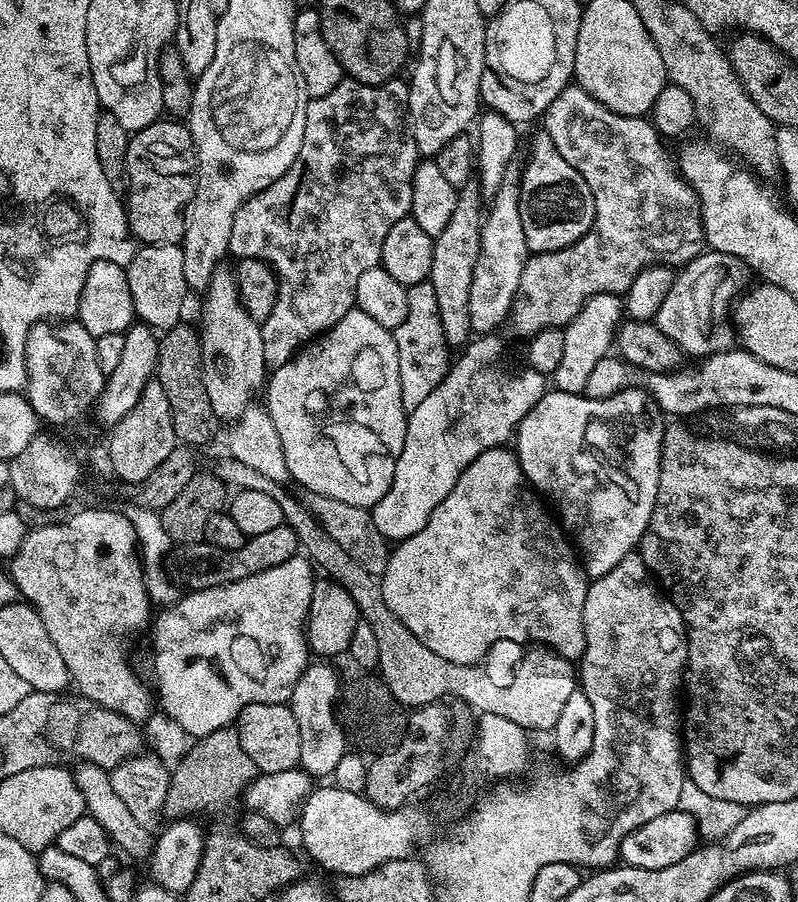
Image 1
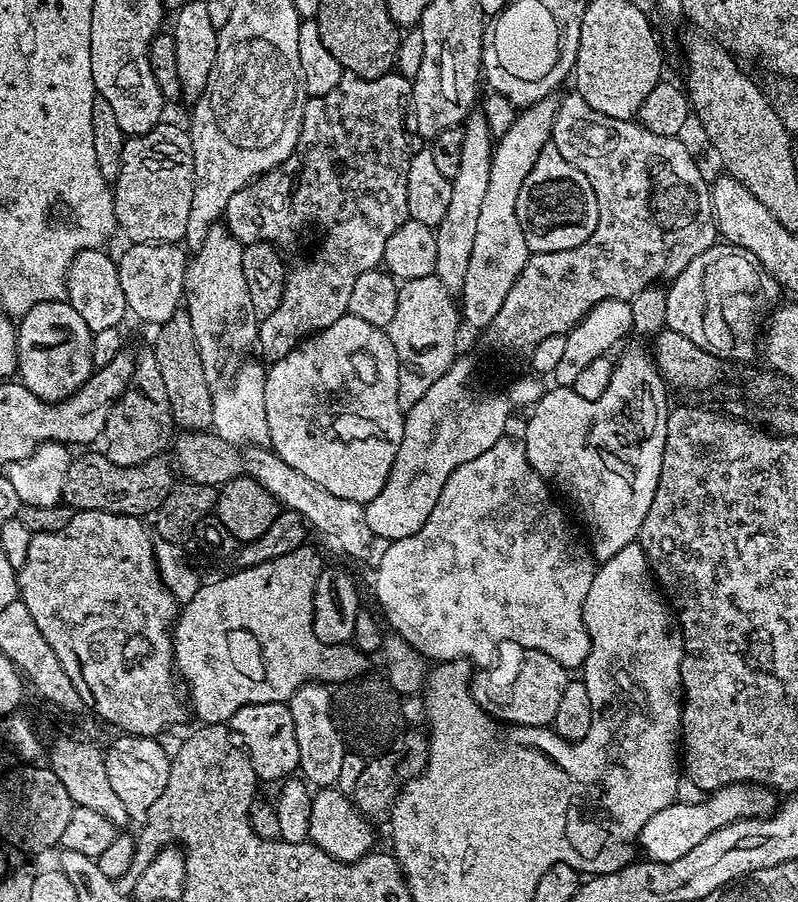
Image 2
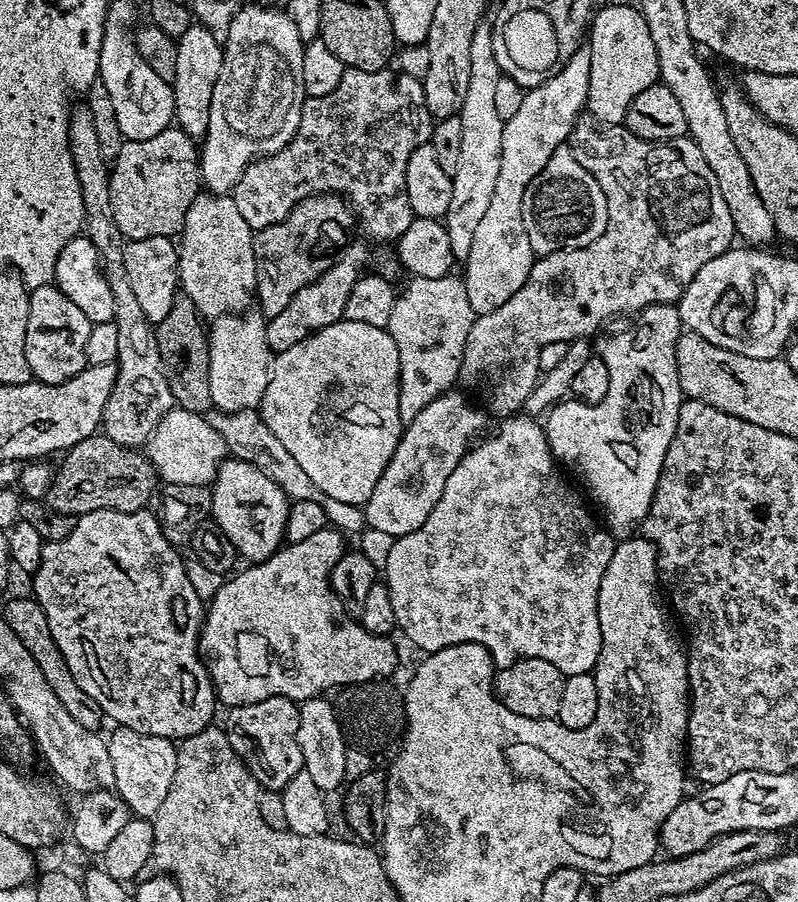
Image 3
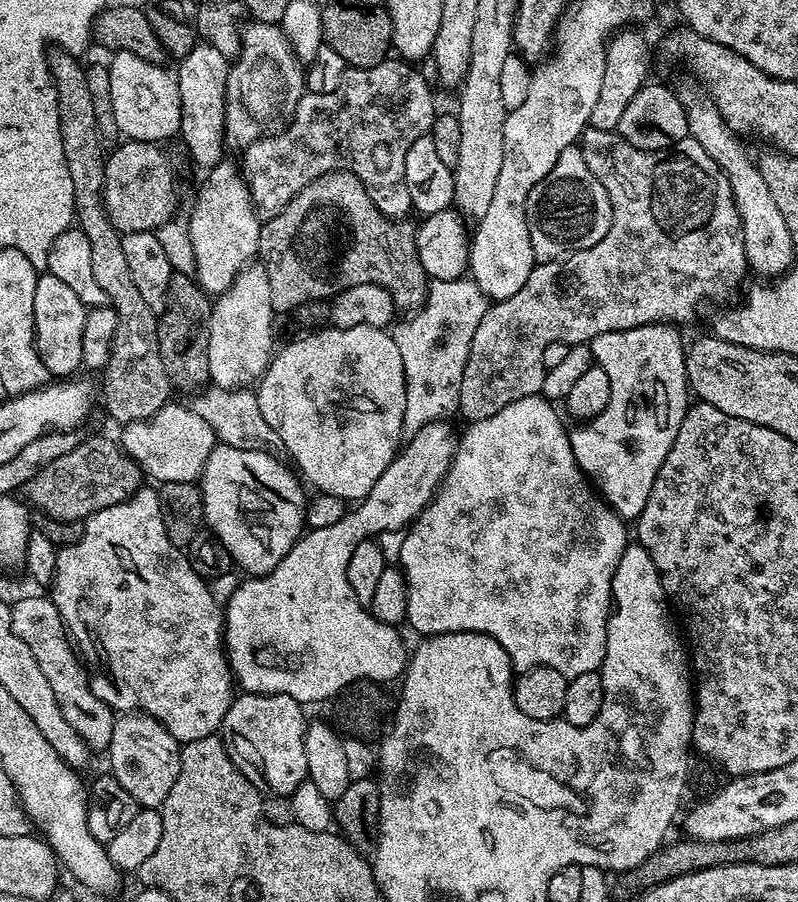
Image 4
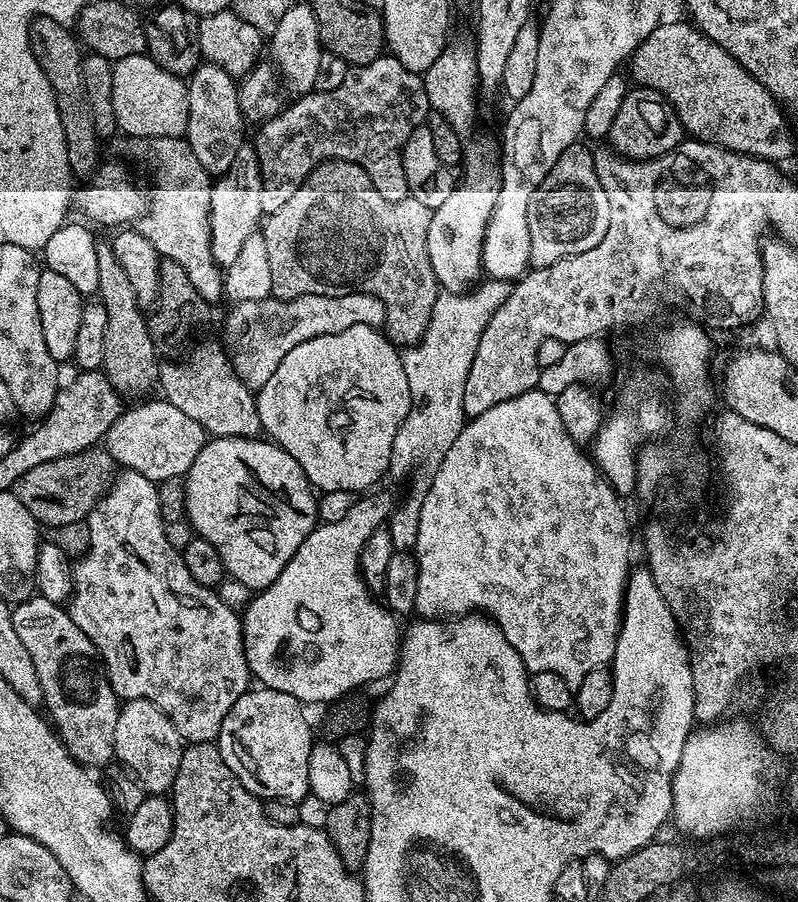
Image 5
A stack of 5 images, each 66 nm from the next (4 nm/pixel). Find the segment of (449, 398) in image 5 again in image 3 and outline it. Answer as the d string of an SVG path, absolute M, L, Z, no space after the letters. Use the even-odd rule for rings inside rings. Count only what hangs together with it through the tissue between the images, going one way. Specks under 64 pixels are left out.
M449 274L442 278L412 276L409 281L404 292L402 288L396 297L387 326L390 338L394 338L394 346L398 346L398 414L404 422L418 418L418 413L426 410L434 398L449 391L459 381L466 338L474 319L470 298L466 298L466 286L459 275Z

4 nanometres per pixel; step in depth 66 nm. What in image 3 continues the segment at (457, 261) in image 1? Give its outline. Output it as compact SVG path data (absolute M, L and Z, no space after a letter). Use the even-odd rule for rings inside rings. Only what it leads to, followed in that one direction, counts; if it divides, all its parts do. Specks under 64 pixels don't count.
M482 22L474 30L474 42L470 42L470 82L466 85L466 98L458 113L462 122L462 150L458 154L458 170L451 173L450 206L442 218L444 229L450 238L452 255L460 262L467 261L470 246L474 243L474 230L478 230L481 218L490 207L502 158L502 130L505 121L498 118L498 110L494 110L494 94L502 73L494 62L493 35L493 29L489 25L487 28L487 23Z

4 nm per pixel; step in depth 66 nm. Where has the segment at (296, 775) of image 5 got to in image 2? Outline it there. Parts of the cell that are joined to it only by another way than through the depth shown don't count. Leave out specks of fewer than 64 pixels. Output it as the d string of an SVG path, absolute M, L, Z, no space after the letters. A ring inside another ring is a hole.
M266 702L242 706L226 723L236 743L249 756L256 771L257 781L280 782L291 777L299 769L298 738L294 734L294 718L290 714L287 703Z

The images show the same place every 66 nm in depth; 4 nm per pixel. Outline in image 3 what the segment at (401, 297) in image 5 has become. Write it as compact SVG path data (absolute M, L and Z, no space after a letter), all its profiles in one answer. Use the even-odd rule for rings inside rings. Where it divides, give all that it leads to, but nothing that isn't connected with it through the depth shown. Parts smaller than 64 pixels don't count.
M335 194L311 196L295 204L286 218L274 226L259 229L252 237L256 259L256 287L254 300L259 311L271 318L282 314L290 306L290 298L310 282L314 282L328 268L329 261L320 256L335 257L349 243L344 228L354 224L354 212L347 200Z

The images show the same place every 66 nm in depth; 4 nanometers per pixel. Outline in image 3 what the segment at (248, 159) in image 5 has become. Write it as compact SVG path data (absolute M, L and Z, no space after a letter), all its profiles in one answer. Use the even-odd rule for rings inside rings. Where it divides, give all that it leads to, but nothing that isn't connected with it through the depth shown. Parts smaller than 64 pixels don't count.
M201 194L186 210L184 230L178 240L180 288L205 321L239 314L253 303L256 287L253 235L253 228L246 226L246 220L238 214L231 195Z

